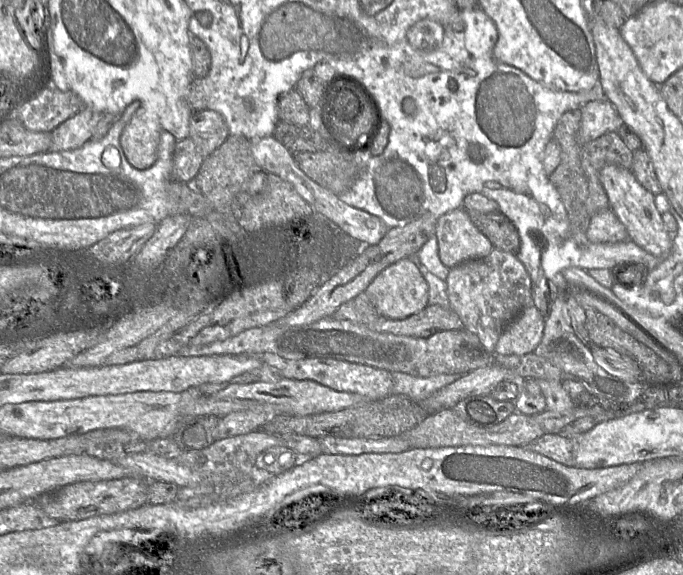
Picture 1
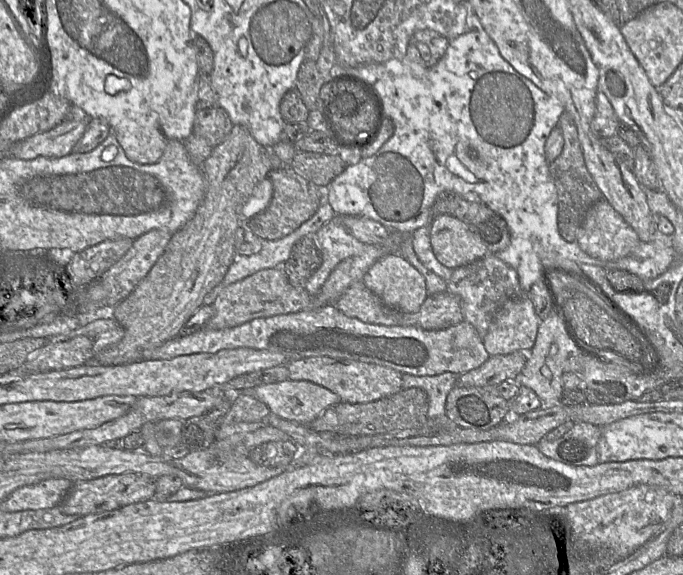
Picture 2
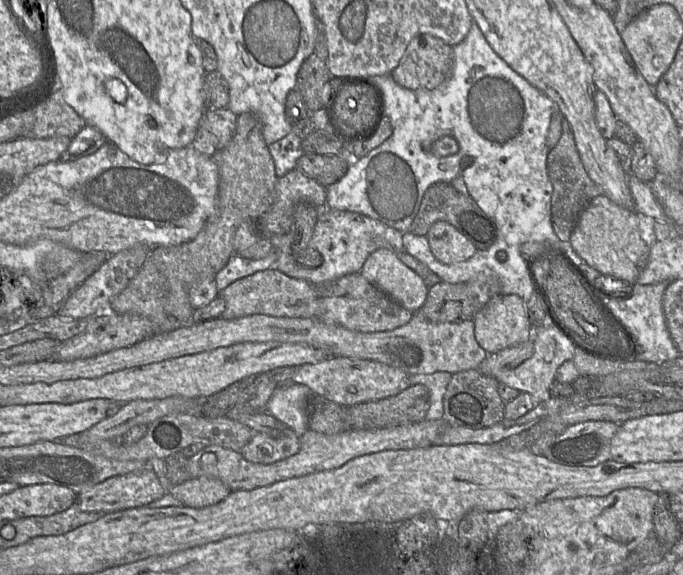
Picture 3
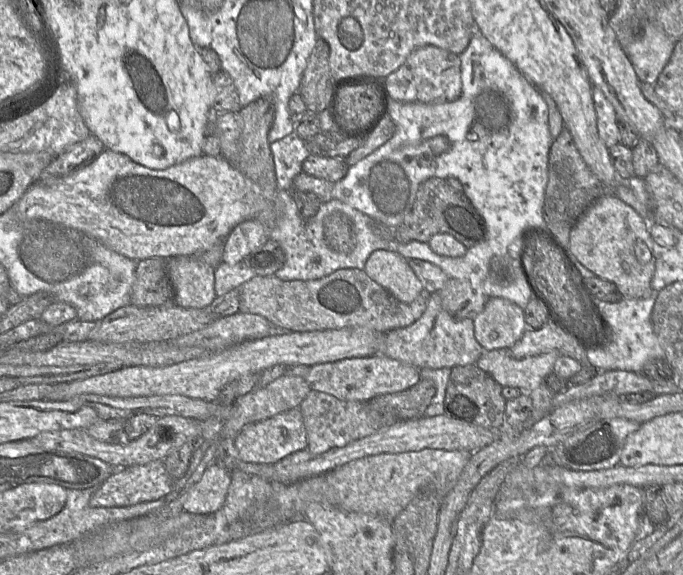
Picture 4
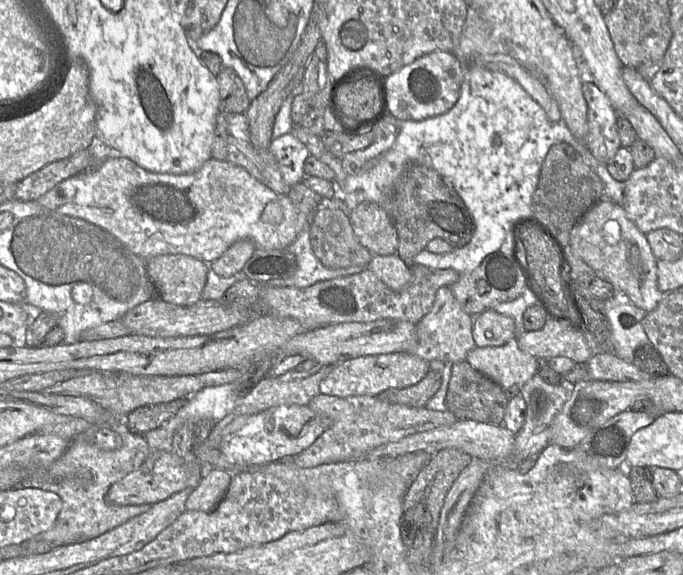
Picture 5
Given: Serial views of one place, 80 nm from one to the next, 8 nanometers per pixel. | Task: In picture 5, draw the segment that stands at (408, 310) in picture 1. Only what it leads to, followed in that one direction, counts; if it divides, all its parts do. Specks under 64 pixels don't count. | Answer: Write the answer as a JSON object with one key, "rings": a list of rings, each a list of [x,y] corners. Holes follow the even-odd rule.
{"rings":[[[397,253],[374,255],[367,268],[393,291],[403,290],[412,279],[411,266],[407,265]]]}

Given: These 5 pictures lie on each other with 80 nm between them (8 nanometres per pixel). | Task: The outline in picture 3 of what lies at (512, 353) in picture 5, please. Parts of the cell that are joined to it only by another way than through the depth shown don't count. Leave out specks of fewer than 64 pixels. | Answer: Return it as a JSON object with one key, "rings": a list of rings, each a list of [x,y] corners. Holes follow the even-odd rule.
{"rings":[[[547,317],[547,323],[542,327],[534,327],[533,331],[533,355],[521,363],[518,367],[499,372],[495,379],[519,392],[526,392],[536,398],[548,394],[551,384],[556,380],[556,372],[565,361],[572,360],[576,349],[568,340],[565,333],[558,327],[553,319]]]}

